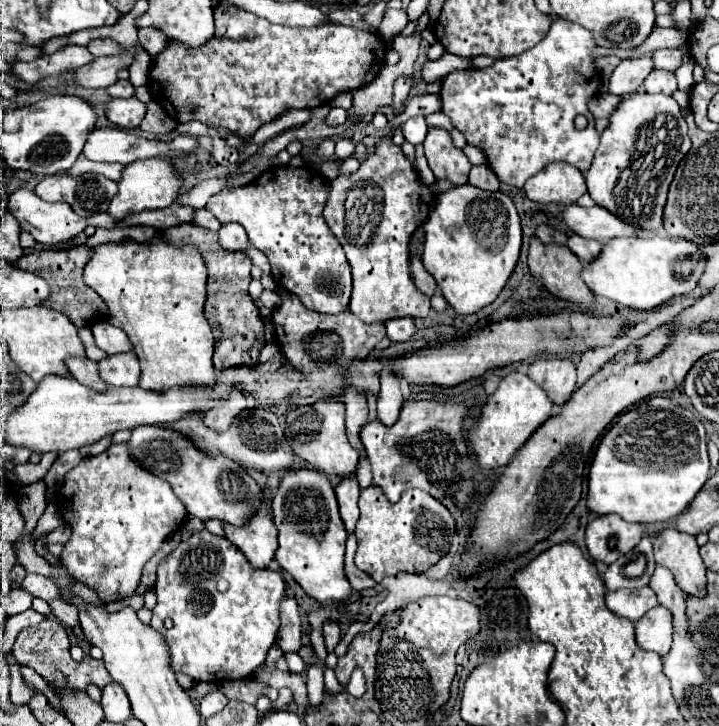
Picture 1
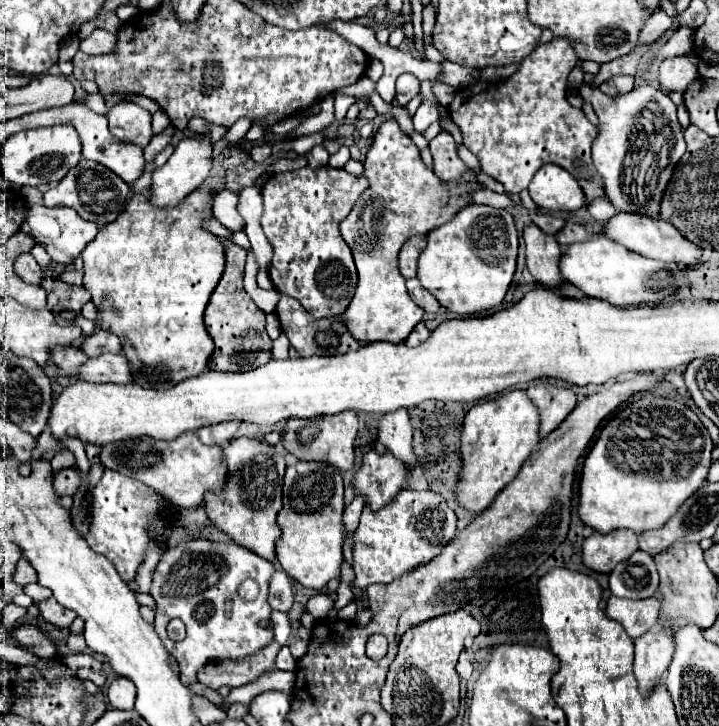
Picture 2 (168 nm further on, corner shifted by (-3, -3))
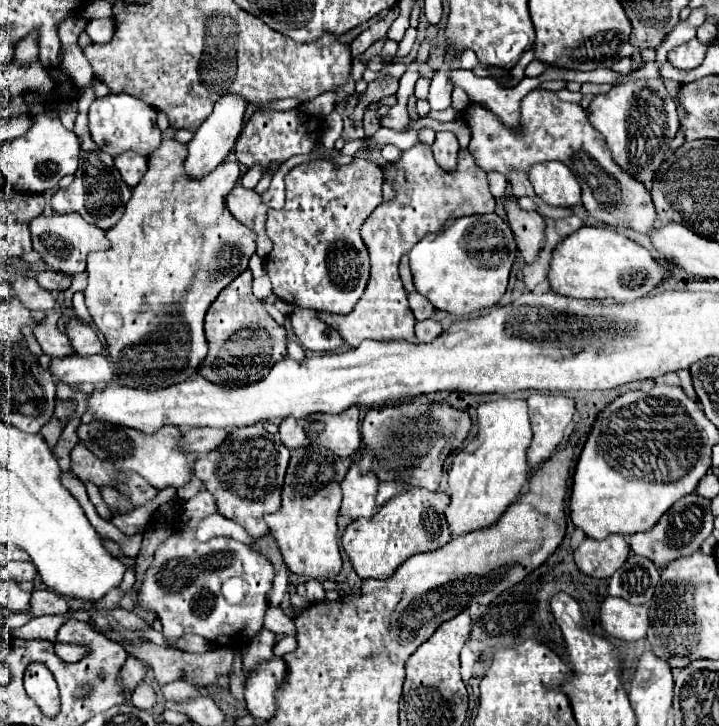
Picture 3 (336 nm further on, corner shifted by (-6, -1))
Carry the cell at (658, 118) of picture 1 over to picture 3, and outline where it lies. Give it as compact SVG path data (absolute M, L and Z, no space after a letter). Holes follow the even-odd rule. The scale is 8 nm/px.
M635 81L613 85L605 95L597 95L589 105L591 125L605 137L613 161L641 181L649 191L655 179L655 167L659 167L671 153L671 141L679 129L675 103L659 81Z

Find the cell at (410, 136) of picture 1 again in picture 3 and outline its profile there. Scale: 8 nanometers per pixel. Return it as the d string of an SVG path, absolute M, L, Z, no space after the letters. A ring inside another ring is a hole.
M447 51L447 61L445 65L435 73L433 81L431 81L431 89L429 89L429 95L427 95L427 103L431 107L431 111L441 111L441 109L447 109L451 105L451 83L447 79L447 71L451 69L449 65L449 59L455 55L455 51Z

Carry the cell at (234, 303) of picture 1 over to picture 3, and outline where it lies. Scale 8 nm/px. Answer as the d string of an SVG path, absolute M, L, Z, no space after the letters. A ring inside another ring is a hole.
M245 269L243 275L231 281L211 303L205 317L205 335L209 341L209 353L203 359L199 371L213 383L261 379L261 375L265 375L275 361L287 355L287 331L273 321L273 317L265 309L265 303L251 293L249 269Z

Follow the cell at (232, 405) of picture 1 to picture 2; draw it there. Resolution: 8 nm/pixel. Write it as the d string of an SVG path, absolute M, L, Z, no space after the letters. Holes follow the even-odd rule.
M228 421L228 423L218 423L218 425L208 425L198 429L198 437L200 441L204 441L204 445L226 445L234 439L236 431L238 431L240 423L236 421Z

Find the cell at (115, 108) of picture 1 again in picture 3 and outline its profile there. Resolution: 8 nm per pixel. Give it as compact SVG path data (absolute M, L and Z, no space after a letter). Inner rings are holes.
M125 93L97 97L91 103L89 131L91 131L93 141L113 157L127 151L127 149L147 157L161 143L161 131L155 123L155 109L151 105L147 105L143 99L137 99L137 97L131 97L131 95L125 95Z

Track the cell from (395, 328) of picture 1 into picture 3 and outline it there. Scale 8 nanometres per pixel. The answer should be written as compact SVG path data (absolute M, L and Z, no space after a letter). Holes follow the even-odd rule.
M425 319L425 321L417 321L415 325L415 337L419 343L429 343L433 341L439 333L441 333L441 325L435 319Z

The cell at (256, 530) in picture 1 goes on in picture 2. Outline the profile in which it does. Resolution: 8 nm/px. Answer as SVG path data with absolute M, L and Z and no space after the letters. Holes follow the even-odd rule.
M238 437L224 447L224 463L228 465L228 481L224 481L226 493L208 493L208 497L204 497L208 519L212 525L228 533L238 545L272 561L276 537L280 537L276 515L282 509L282 479L286 469L284 449L272 447L264 439Z

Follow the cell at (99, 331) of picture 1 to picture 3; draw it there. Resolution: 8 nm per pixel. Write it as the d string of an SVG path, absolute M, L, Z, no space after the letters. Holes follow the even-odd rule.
M71 319L67 323L67 335L71 339L71 345L75 347L77 355L95 355L103 353L103 343L97 335L97 331L77 319Z

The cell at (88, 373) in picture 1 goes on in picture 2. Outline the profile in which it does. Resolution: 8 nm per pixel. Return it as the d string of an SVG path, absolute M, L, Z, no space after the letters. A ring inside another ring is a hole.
M56 345L56 349L52 349L52 361L62 369L64 375L72 375L76 373L84 363L86 363L86 353L80 351L80 347L76 345Z

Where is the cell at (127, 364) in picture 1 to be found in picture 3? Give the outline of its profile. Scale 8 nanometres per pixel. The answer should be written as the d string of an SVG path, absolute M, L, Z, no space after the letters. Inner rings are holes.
M73 355L73 357L63 357L63 359L53 359L51 361L53 375L67 383L67 385L79 385L79 383L109 383L113 381L113 369L111 361L107 355Z

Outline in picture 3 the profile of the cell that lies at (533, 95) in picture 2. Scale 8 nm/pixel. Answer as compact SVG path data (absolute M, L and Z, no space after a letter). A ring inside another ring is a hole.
M533 89L521 99L521 121L517 127L507 127L493 111L477 103L471 103L463 111L463 117L471 129L469 153L483 171L509 177L513 171L529 173L537 163L561 161L577 175L583 191L583 205L591 217L617 229L631 227L639 233L649 233L649 229L655 227L657 215L649 191L637 179L615 167L603 137L591 127L581 105L561 101L555 91Z

